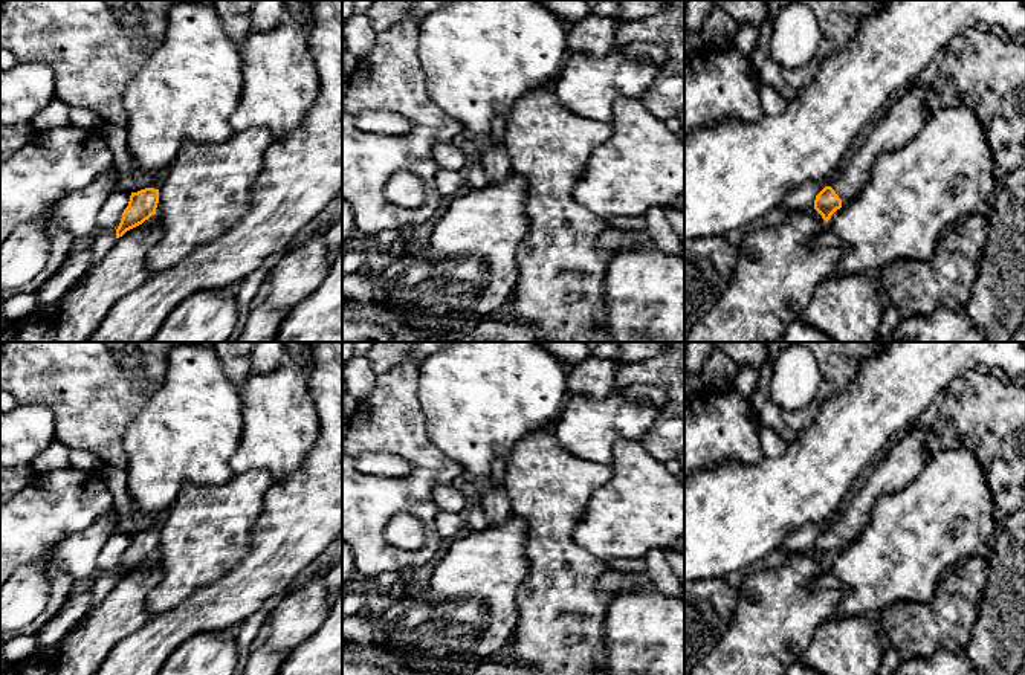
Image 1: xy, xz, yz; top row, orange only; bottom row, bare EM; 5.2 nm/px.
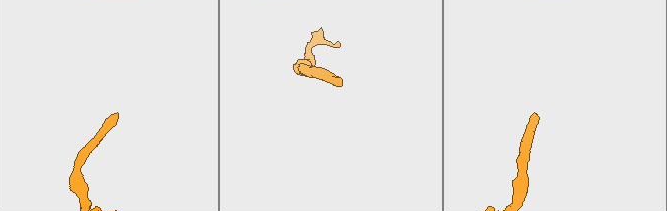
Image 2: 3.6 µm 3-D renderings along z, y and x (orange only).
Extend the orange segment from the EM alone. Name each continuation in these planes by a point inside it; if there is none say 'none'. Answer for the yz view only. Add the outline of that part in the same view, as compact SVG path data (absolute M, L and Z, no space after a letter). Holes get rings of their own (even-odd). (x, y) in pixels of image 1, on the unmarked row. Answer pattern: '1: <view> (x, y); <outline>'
1: yz (905, 460); M909 429L904 437L875 461L875 469L862 490L848 504L843 515L831 525L842 547L855 542L871 522L877 499L897 492L917 478L926 466L929 429Z

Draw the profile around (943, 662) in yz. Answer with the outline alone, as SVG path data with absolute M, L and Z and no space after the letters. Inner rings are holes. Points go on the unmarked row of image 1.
M939 649L929 657L913 657L897 666L892 675L981 675L965 652Z

